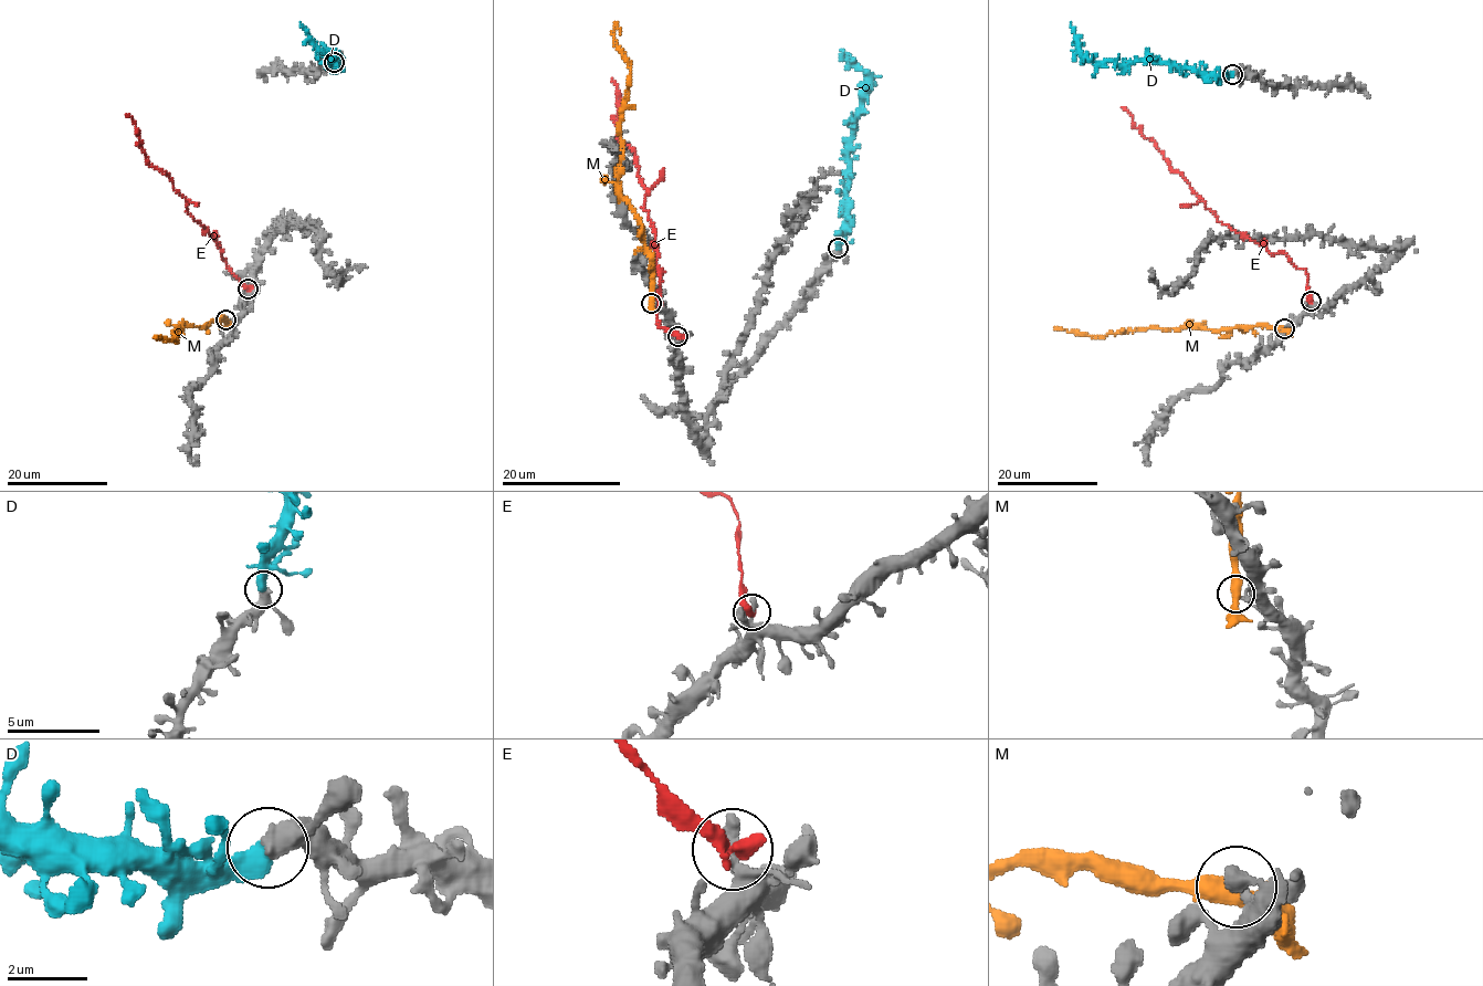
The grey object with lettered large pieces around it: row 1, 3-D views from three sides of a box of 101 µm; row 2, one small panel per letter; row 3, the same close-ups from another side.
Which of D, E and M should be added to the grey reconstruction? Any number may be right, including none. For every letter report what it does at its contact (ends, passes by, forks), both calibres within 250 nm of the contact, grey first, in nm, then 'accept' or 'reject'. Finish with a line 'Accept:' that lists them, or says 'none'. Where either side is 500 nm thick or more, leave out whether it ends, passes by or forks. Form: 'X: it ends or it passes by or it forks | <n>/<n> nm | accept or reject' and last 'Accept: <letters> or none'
D: 400/550 nm | accept
E: 240/500 nm | reject
M: it passes by | 190/440 nm | reject
Accept: D

